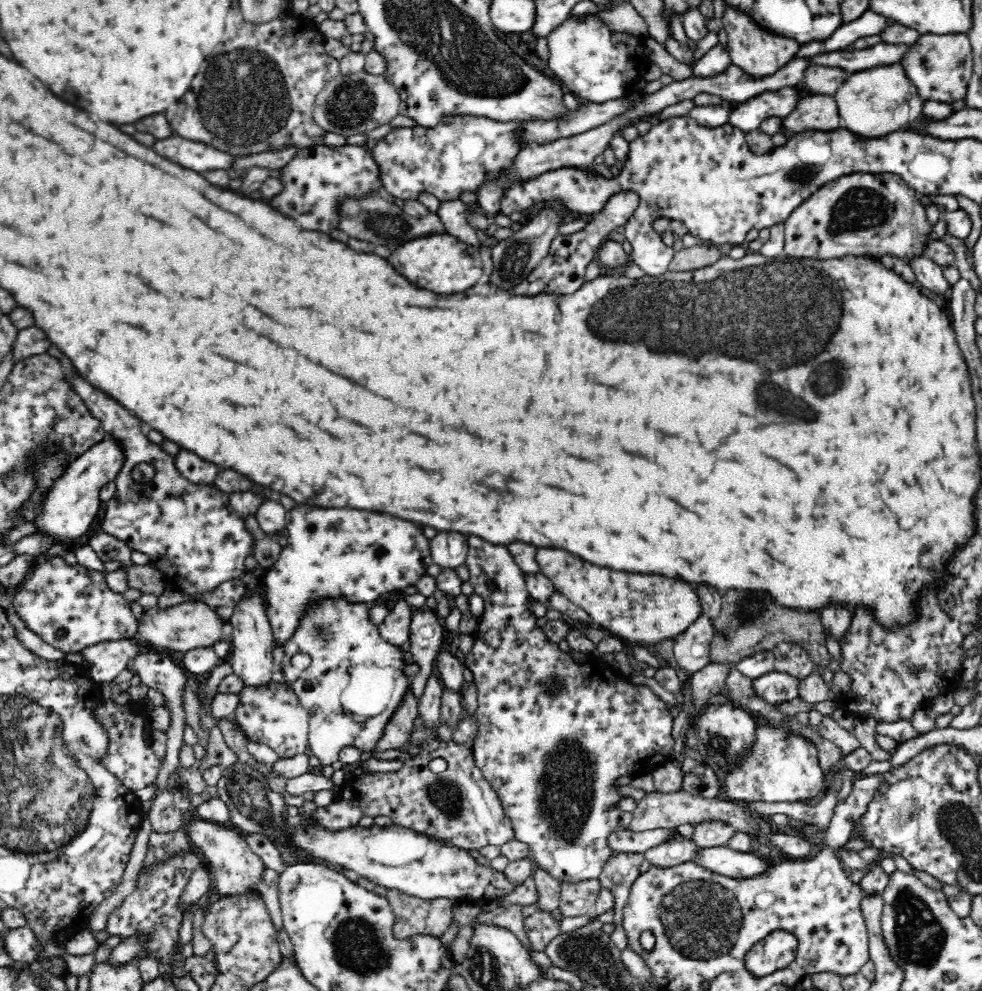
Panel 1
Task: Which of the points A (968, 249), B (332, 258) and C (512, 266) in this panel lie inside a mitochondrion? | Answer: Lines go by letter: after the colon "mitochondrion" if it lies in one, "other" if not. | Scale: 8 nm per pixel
A: other
B: other
C: mitochondrion

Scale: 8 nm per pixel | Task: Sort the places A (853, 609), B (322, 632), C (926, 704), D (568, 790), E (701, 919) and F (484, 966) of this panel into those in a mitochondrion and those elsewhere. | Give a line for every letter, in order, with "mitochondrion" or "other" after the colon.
A: other
B: mitochondrion
C: other
D: mitochondrion
E: mitochondrion
F: mitochondrion

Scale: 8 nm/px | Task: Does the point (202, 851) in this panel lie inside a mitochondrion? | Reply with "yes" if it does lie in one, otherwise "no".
no

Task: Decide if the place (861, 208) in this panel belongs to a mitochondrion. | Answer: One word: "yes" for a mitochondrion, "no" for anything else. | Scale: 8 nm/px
yes

